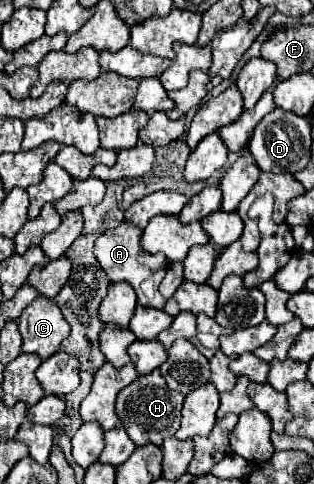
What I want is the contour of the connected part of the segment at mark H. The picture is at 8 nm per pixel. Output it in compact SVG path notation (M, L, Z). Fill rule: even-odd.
M155 368L153 372L139 376L133 384L129 384L127 388L123 388L119 392L115 412L117 412L123 428L127 430L129 438L135 442L135 446L145 446L145 444L161 446L165 438L171 438L179 430L183 400L185 400L185 396L169 390L165 378Z

